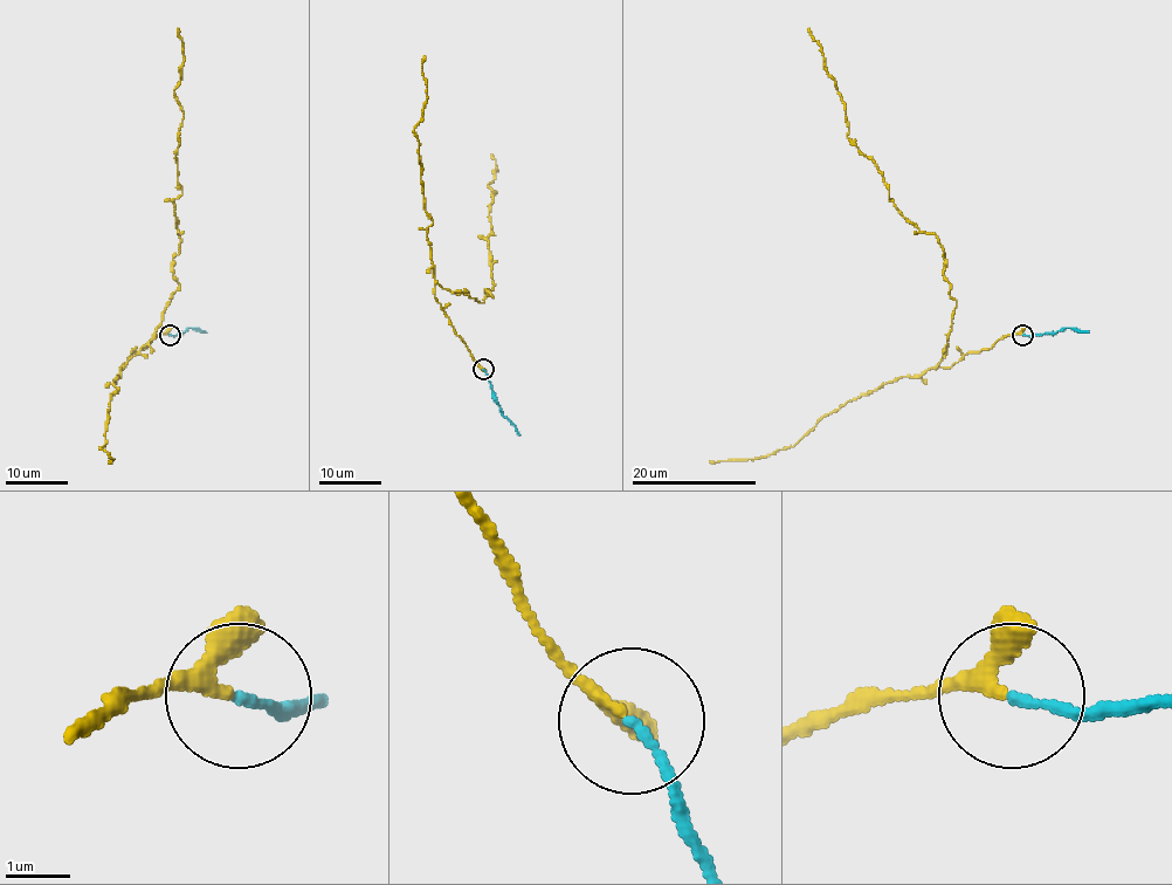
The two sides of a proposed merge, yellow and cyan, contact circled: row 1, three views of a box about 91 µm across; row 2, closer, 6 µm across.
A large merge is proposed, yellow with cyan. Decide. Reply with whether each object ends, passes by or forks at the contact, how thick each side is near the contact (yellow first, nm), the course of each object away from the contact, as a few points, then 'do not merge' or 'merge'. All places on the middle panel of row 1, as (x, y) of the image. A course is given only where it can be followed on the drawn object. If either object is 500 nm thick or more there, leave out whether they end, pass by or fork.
yellow passes by; cyan ends there; 200 nm thick on the yellow side, 130 nm on the other; yellow runs (483, 368), (434, 296), (436, 283), (483, 302), (493, 296), (490, 155); cyan runs (483, 370), (494, 400), (521, 436); merge

